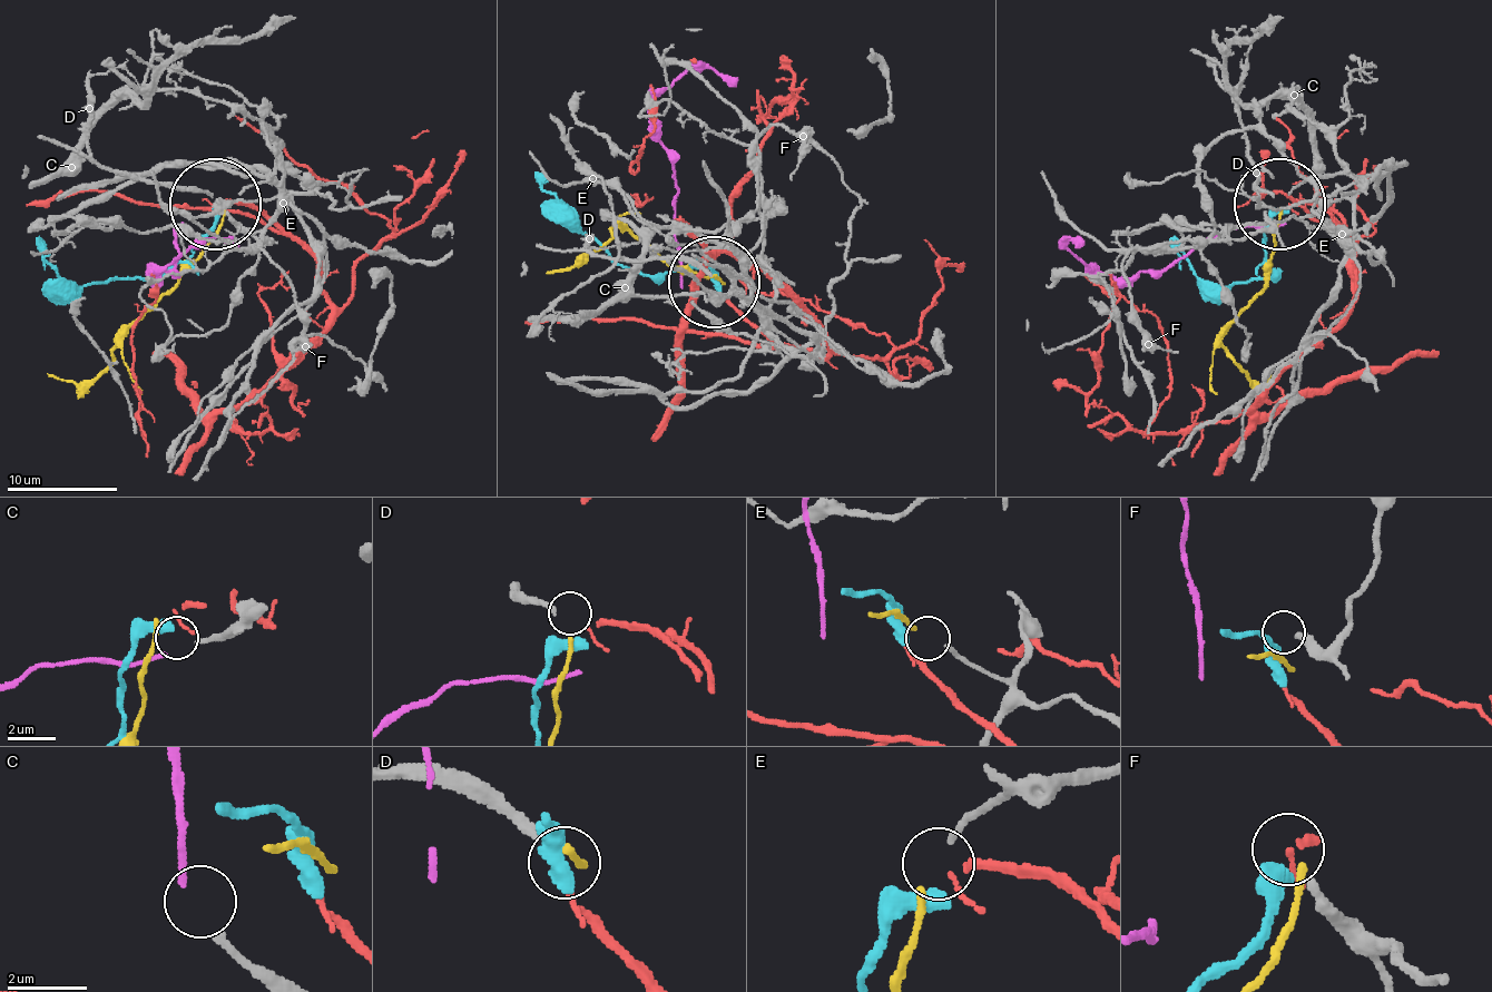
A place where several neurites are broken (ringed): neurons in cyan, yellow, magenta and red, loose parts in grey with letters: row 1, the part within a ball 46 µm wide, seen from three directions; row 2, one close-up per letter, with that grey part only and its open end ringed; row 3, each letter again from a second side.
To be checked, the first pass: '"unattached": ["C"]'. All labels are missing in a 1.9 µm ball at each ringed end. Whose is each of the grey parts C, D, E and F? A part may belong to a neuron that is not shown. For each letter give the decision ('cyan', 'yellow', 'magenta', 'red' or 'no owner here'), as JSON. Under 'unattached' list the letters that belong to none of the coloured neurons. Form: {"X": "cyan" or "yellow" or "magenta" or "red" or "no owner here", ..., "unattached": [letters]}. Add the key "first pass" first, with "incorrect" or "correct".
{"first pass": "incorrect", "C": "magenta", "D": "red", "E": "yellow", "F": "no owner here", "unattached": ["F"]}

